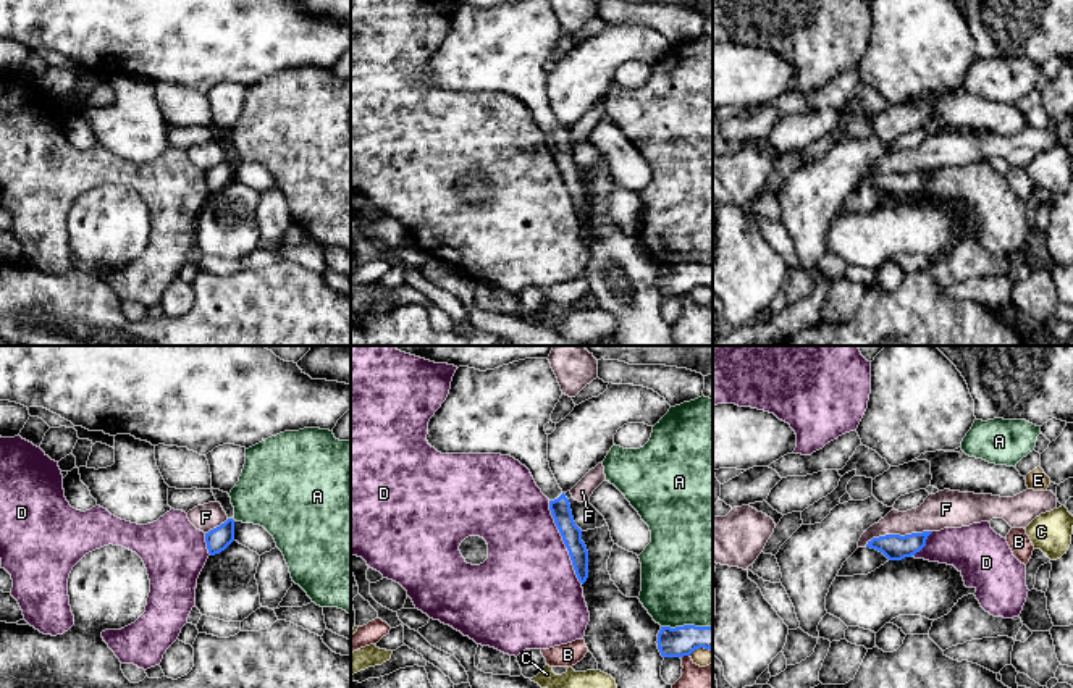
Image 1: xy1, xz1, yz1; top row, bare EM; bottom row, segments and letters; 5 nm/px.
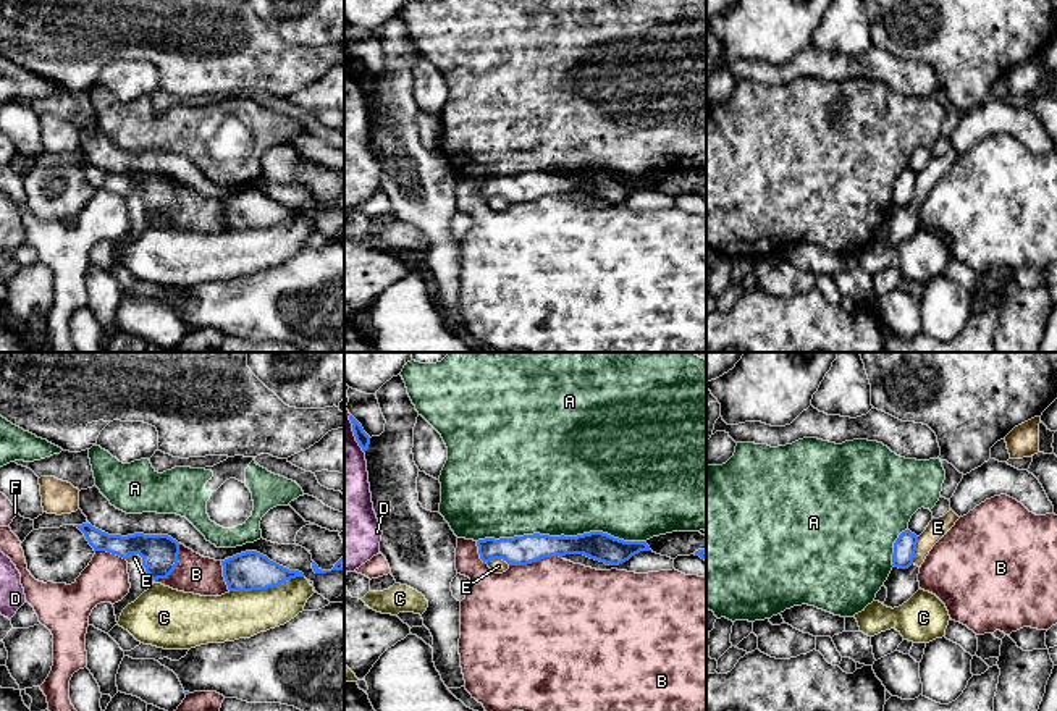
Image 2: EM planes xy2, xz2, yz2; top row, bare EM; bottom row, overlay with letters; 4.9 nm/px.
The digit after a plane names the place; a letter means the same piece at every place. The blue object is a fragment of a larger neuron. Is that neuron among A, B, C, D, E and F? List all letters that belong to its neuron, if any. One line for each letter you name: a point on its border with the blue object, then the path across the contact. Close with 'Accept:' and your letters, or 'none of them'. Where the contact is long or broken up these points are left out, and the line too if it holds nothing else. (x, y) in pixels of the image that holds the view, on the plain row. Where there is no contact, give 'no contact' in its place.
Accept: none of them

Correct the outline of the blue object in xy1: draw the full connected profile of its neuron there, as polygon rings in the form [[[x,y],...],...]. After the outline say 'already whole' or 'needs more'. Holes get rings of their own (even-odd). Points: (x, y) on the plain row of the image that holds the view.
[[[228,157],[220,165],[205,171],[205,181],[210,194],[220,192],[234,179],[234,158]]]; already whole

